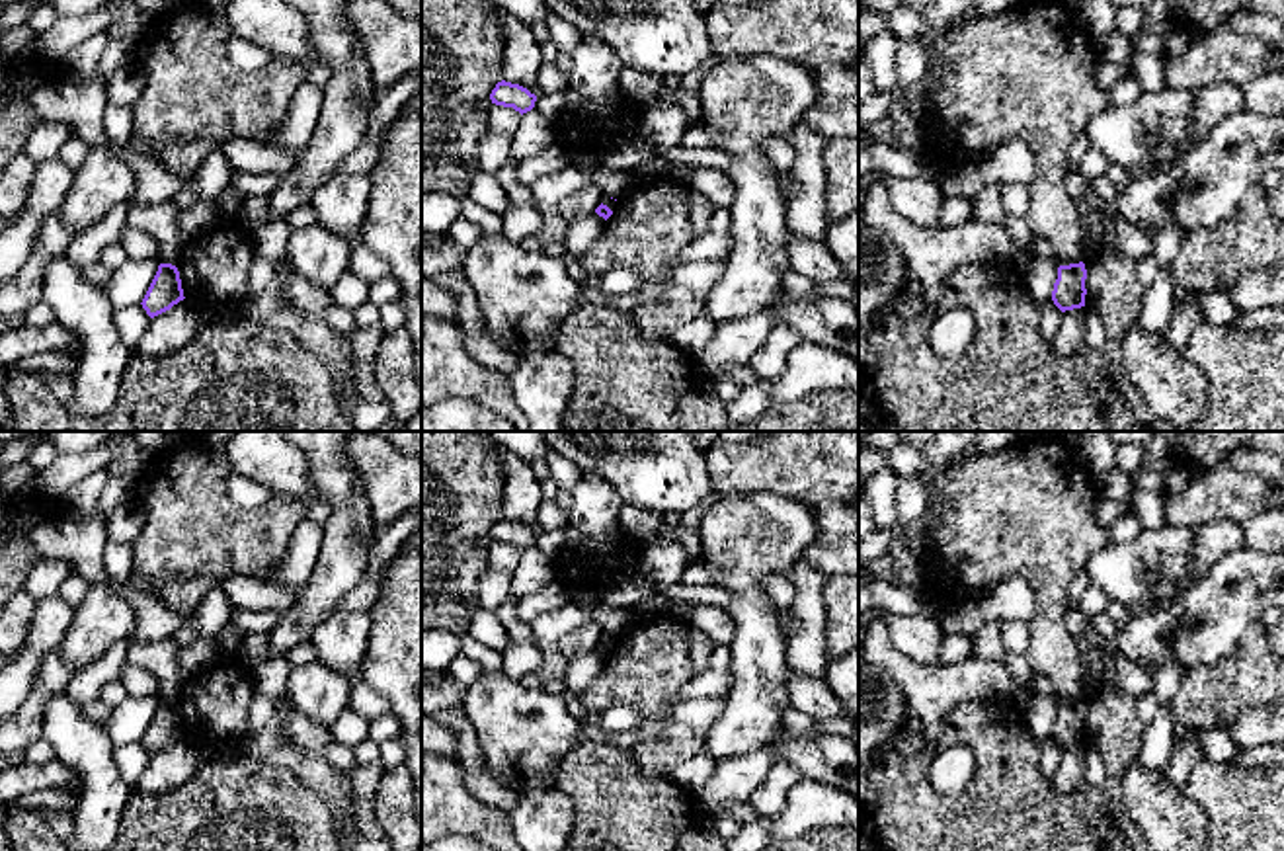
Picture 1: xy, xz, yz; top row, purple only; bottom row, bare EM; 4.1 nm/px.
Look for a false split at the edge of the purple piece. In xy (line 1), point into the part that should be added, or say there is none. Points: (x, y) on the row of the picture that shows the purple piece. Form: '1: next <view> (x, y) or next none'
1: next none

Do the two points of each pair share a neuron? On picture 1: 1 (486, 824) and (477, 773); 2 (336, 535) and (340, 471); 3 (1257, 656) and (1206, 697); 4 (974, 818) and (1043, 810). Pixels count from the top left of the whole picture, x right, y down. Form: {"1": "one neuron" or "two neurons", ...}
{"1": "two neurons", "2": "two neurons", "3": "one neuron", "4": "one neuron"}

